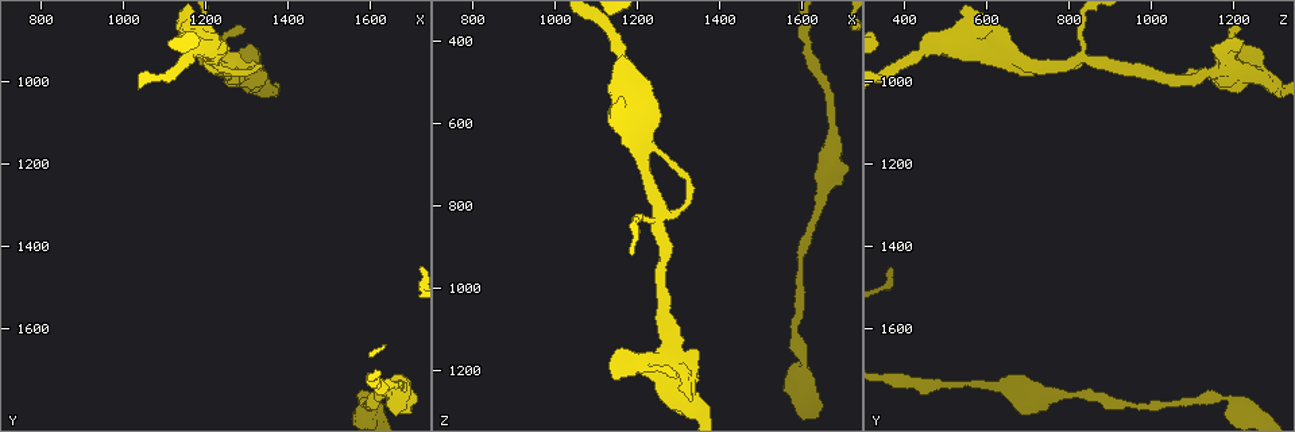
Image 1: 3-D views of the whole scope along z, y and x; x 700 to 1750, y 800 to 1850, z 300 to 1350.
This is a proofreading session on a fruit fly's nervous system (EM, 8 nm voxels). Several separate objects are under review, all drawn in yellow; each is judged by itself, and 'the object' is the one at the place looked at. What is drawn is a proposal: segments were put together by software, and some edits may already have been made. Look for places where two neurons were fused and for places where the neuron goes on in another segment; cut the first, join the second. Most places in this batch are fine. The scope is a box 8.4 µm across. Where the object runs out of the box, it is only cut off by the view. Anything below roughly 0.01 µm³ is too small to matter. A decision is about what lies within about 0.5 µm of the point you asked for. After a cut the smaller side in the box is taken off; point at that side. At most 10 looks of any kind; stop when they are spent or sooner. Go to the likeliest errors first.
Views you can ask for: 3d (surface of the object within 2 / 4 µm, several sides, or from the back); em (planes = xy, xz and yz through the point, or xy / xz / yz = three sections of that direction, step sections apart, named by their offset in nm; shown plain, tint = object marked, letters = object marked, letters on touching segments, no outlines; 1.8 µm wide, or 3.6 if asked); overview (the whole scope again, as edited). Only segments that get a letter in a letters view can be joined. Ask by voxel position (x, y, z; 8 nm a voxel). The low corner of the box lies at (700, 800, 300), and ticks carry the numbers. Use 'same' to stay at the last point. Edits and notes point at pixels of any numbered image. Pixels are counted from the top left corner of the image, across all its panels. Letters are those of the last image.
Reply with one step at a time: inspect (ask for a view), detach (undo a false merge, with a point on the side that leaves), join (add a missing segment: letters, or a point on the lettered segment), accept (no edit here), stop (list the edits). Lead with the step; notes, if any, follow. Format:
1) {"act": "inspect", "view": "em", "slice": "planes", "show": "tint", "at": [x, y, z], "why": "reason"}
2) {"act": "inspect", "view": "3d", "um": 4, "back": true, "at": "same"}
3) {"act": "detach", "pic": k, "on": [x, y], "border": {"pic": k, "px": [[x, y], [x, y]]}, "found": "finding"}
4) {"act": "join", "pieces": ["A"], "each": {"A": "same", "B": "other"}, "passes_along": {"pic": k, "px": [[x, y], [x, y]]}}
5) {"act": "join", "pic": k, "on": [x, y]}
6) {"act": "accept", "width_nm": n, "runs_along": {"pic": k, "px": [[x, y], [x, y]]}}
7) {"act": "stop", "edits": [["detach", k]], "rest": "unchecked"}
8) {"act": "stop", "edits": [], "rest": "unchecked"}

{"act": "inspect", "view": "3d", "um": 2, "at": [1250, 945, 830], "why": "calibre changes"}

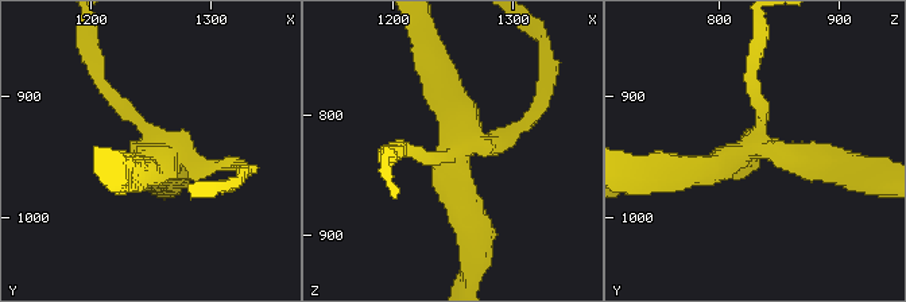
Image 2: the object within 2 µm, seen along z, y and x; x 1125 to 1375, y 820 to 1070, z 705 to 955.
{"act": "inspect", "view": "em", "slice": "planes", "show": "letters", "at": [1250, 940, 838]}

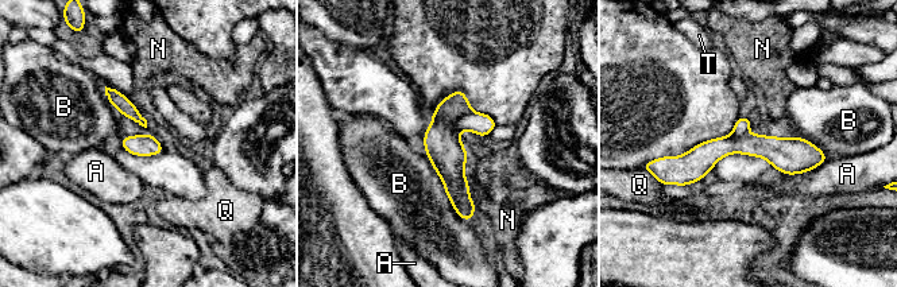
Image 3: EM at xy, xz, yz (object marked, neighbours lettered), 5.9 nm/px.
{"act": "accept", "longest_contact_nm": ["B", 500], "each": {"A": "other", "B": "other", "N": "other", "Q": "other", "T": "other"}, "border": {"pic": 3, "px": [[424, 151], [453, 210], [470, 222]]}, "found": "continuous, no second neuron"}

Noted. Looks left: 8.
{"act": "inspect", "view": "em", "slice": "planes", "show": "tint", "at": [1285, 975, 1165], "why": "four arms meet"}

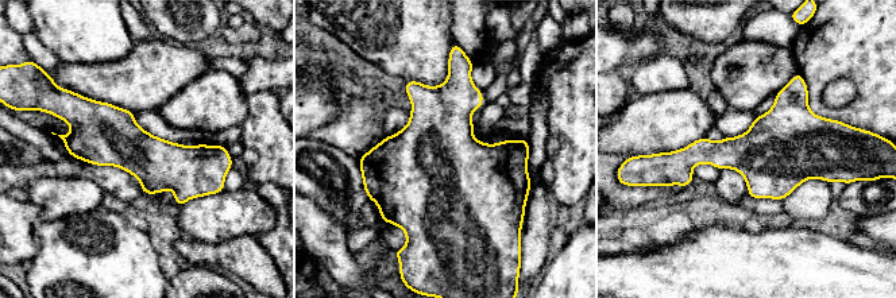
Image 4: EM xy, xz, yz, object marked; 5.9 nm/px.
{"act": "inspect", "view": "em", "slice": "planes", "show": "letters", "at": "same"}

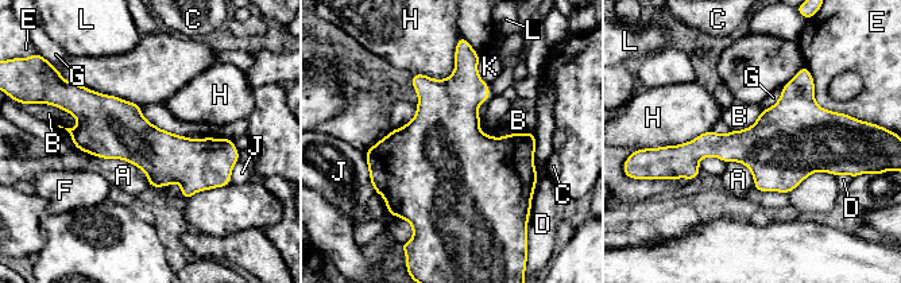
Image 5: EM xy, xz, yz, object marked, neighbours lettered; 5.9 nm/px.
{"act": "accept", "each": {"A": "other", "B": "other", "C": "other", "D": "other", "E": "other", "F": "other", "G": "other", "H": "other", "J": "other", "K": "other", "L": "other"}, "border": {"pic": 5, "px": [[140, 107], [170, 132], [213, 136]]}, "found": "one neuron here"}

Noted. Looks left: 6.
{"act": "inspect", "view": "3d", "um": 2, "back": true, "at": [1175, 875, 655], "why": "branch stops here"}

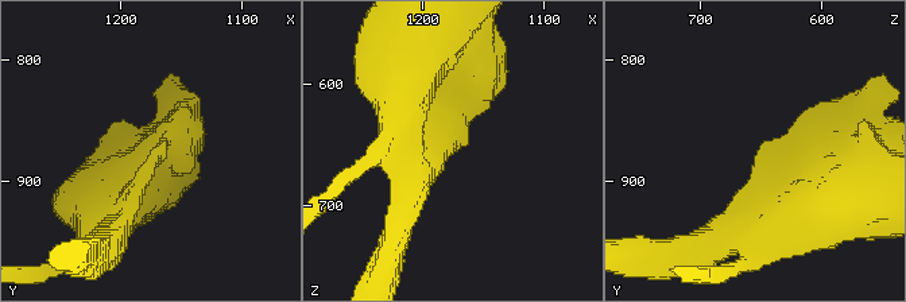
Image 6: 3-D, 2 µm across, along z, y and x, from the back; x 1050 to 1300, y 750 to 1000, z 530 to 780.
{"act": "inspect", "view": "em", "slice": "xz", "step": 16, "show": "letters", "at": [1170, 874, 652], "why": "shape alone is not enough"}

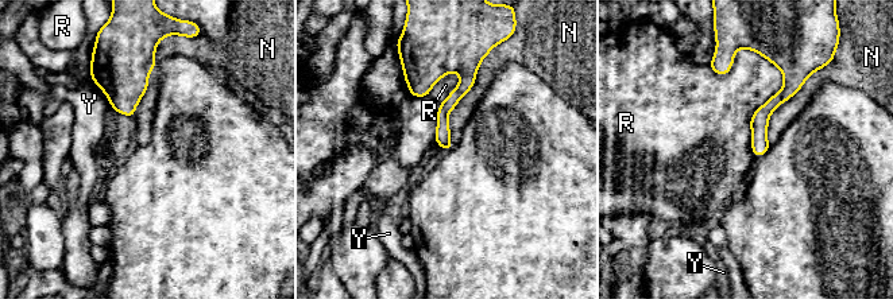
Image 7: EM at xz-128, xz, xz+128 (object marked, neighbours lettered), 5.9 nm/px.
{"act": "inspect", "view": "em", "slice": "planes", "show": "letters", "at": "same"}

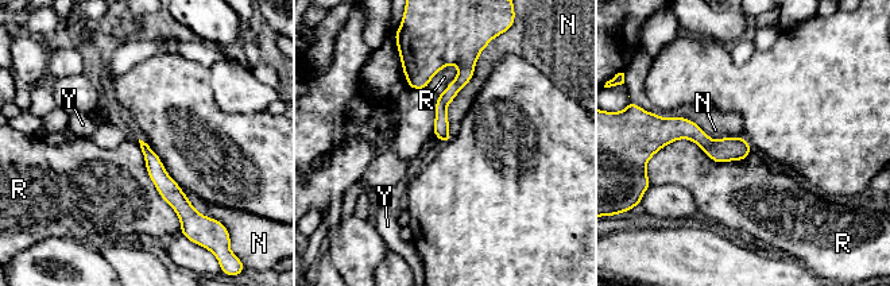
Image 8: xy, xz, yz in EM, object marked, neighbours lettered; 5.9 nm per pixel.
{"act": "accept", "each": {"N": "other", "R": "other", "Y": "other"}, "border": {"pic": 8, "px": [[751, 150], [654, 154]]}, "found": "no lettered segment goes on from it"}

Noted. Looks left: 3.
{"act": "inspect", "view": "em", "um": 3.6, "slice": "planes", "show": "letters", "at": [1600, 1765, 1185], "why": "calibre changes"}

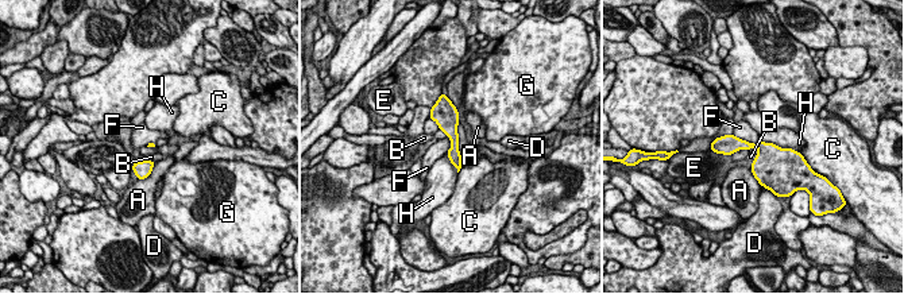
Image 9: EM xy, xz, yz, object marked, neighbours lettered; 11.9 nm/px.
{"act": "accept", "longest_contact_nm": ["H", 500], "each": {"A": "other", "B": "other", "C": "other", "D": "other", "E": "other", "F": "other", "G": "other", "H": "other"}, "border": {"pic": 9, "px": [[733, 134], [749, 142], [760, 140]]}, "found": "one neuron here"}

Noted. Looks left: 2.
{"act": "stop", "edits": [], "rest": "unchecked"}

